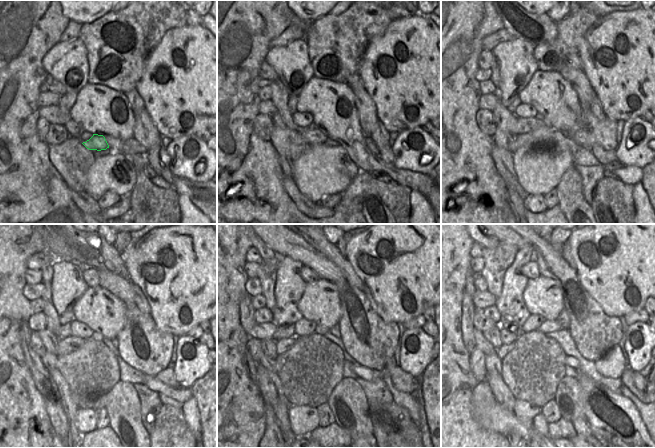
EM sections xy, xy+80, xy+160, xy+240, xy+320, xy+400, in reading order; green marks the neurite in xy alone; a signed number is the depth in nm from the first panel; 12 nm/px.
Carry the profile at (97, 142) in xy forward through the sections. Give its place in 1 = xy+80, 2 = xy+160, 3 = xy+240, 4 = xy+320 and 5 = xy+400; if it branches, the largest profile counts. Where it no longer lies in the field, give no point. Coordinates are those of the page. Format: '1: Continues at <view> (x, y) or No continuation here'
1: Continues at xy+80 (312, 135)
2: Continues at xy+160 (523, 125)
3: Continues at xy+240 (65, 346)
4: Continues at xy+320 (283, 345)
5: Continues at xy+400 (504, 349)

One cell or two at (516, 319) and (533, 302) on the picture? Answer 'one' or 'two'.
two

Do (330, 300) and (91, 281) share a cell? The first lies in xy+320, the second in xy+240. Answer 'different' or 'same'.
different

